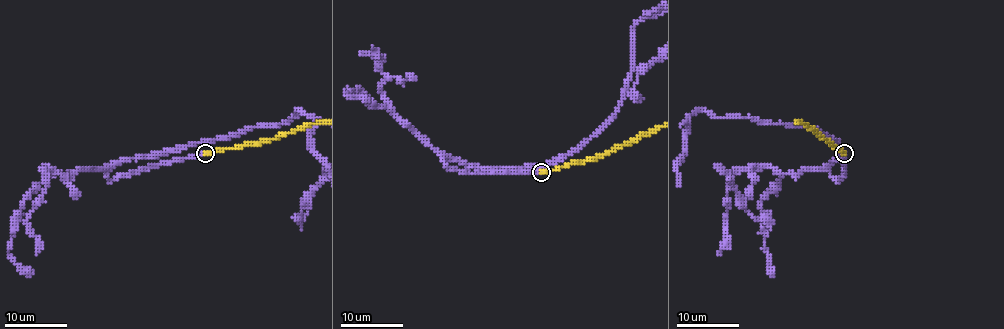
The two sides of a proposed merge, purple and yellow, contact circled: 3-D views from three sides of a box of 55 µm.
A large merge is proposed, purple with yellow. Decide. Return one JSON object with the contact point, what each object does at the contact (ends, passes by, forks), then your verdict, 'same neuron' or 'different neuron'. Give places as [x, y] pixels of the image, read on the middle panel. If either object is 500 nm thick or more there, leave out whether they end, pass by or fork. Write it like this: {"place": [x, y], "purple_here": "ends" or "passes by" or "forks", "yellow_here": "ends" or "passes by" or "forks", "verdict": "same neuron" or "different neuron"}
{"place": [541, 172], "purple_here": "ends", "yellow_here": "ends", "verdict": "different neuron"}

